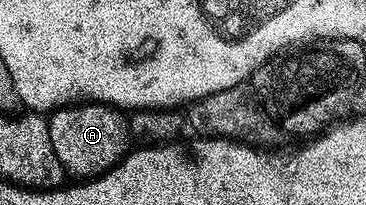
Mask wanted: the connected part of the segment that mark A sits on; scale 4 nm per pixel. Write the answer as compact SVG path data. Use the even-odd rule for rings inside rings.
M96 103L67 105L48 114L51 147L59 155L59 163L73 179L98 177L114 169L131 149L129 118L120 108Z

